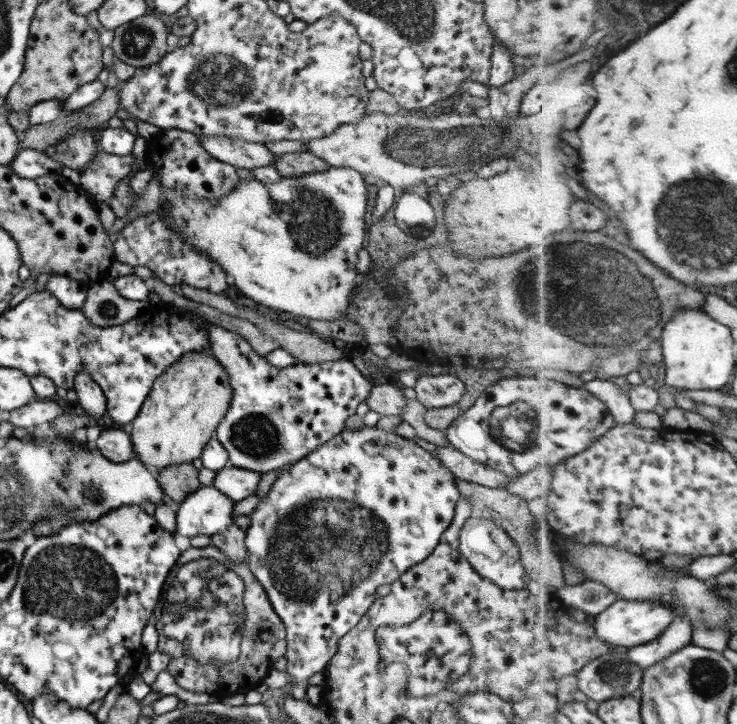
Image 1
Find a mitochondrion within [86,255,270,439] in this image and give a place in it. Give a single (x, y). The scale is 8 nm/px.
(109, 311)

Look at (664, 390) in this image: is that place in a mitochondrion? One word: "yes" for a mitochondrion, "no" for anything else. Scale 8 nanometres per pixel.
no

